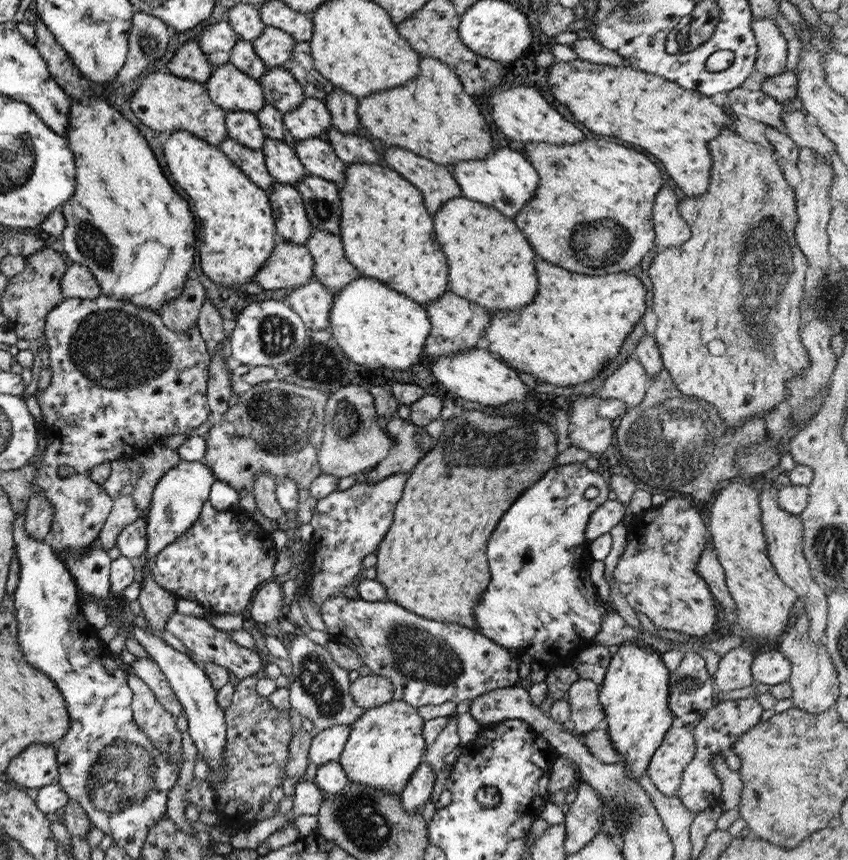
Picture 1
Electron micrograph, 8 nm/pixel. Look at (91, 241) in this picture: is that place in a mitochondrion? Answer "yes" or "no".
yes

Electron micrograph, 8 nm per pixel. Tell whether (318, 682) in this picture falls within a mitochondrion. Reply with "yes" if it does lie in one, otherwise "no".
yes

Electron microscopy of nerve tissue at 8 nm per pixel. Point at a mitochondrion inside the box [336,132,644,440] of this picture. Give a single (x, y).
(600, 244)

